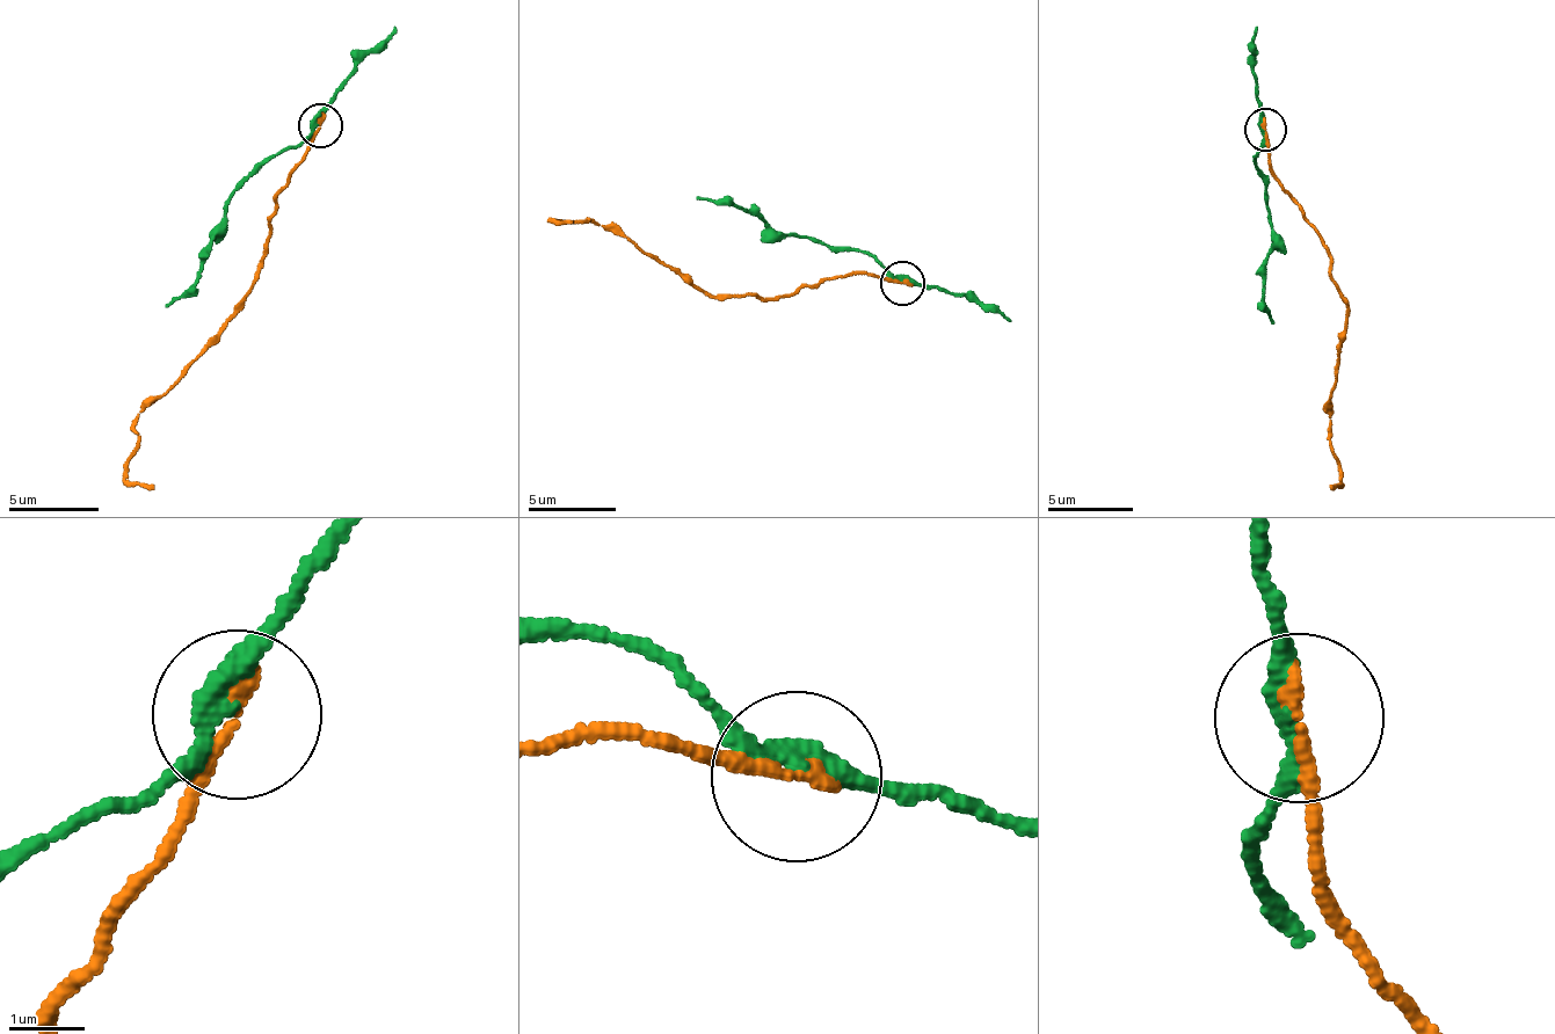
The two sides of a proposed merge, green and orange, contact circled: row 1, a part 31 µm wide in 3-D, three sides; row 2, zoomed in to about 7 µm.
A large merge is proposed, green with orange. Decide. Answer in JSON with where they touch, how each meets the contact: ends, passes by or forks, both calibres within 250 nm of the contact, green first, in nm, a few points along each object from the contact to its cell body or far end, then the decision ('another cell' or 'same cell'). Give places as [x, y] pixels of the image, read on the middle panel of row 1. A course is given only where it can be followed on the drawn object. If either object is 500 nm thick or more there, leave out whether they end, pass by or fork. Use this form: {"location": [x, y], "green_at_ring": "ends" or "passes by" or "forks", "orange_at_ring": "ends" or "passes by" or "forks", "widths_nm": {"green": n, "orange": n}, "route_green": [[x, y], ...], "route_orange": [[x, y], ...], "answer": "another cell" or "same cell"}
{"location": [902, 283], "green_at_ring": "passes by", "orange_at_ring": "ends", "widths_nm": {"green": 280, "orange": 240}, "route_green": [[903, 279], [871, 256], [778, 234], [764, 219], [738, 208], [698, 197]], "route_orange": [[903, 284], [848, 271], [784, 298], [703, 291], [638, 247], [596, 224], [554, 217], [569, 221]], "answer": "another cell"}

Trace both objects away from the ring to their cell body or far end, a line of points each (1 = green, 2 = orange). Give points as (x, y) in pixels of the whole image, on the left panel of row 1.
1: (319, 125), (289, 151), (264, 161), (233, 194), (225, 230), (211, 242), (198, 277), (167, 305)
2: (321, 126), (286, 177), (258, 279), (175, 386), (136, 417), (136, 448), (125, 475), (152, 488)

